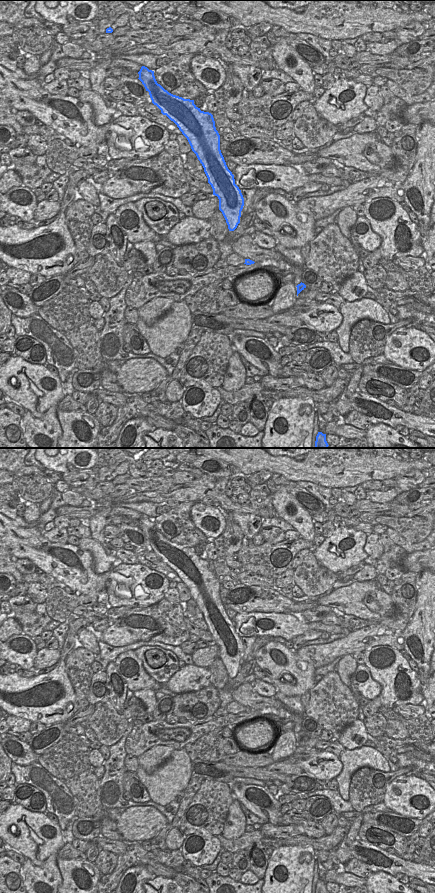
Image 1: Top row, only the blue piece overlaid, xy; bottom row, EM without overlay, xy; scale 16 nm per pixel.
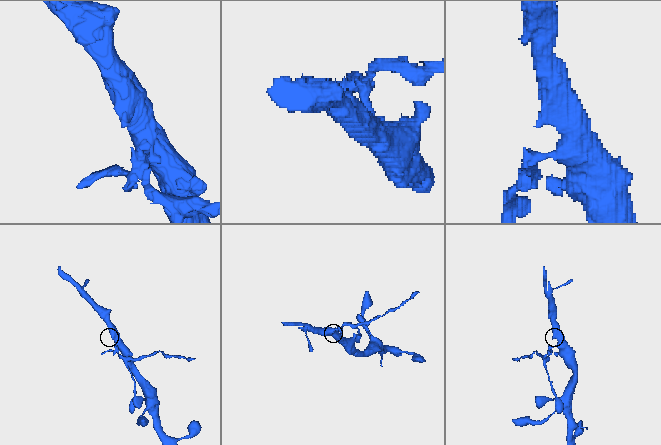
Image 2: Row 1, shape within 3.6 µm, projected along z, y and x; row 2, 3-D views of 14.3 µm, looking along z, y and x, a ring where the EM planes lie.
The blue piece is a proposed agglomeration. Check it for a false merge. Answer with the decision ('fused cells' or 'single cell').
fused cells

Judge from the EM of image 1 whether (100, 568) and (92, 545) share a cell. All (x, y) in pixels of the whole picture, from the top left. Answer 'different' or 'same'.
same

